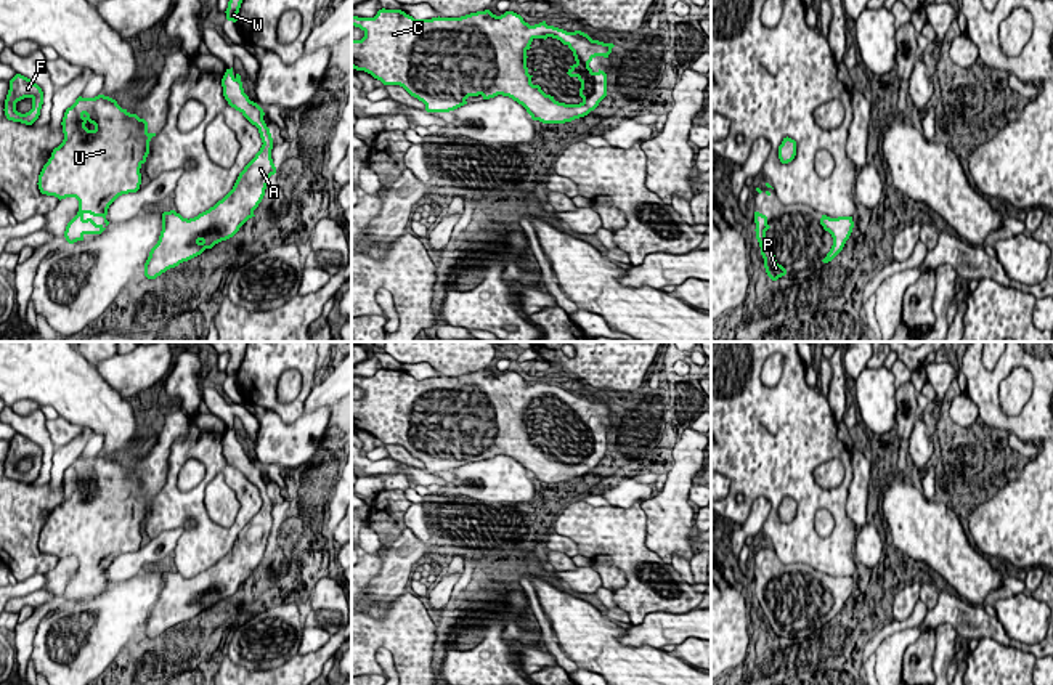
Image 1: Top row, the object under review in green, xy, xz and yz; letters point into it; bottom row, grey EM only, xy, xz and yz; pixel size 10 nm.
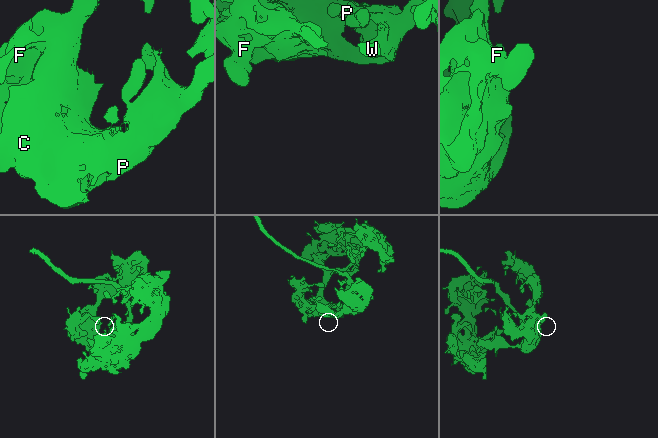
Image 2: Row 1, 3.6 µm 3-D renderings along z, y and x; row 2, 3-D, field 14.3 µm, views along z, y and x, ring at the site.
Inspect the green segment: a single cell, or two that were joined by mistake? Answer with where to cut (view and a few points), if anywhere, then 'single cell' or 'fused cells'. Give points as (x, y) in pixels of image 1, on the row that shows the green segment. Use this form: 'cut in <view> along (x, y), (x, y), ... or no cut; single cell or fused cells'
no cut; single cell

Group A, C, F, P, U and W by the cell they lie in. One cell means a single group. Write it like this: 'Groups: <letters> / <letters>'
Groups: A C F P U W

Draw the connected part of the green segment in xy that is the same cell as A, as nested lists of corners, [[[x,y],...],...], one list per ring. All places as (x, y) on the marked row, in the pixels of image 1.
[[[226,69],[223,96],[258,128],[262,148],[239,173],[233,189],[209,210],[194,218],[183,218],[175,210],[162,213],[162,231],[144,263],[144,276],[156,279],[170,268],[201,255],[205,249],[233,237],[254,215],[276,167],[271,159],[273,138],[263,120],[263,109],[244,93],[241,75]]]

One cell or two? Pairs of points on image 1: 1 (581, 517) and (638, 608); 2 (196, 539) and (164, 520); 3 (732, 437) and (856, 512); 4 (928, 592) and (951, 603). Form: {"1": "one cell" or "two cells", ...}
{"1": "one cell", "2": "one cell", "3": "two cells", "4": "two cells"}

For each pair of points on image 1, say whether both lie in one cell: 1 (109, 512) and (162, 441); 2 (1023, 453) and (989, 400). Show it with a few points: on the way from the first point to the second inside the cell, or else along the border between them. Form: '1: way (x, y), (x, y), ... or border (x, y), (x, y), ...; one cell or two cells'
1: way (126, 494), (158, 459); one cell
2: border (1002, 432), (1012, 430), (1021, 440), (1036, 446); two cells

